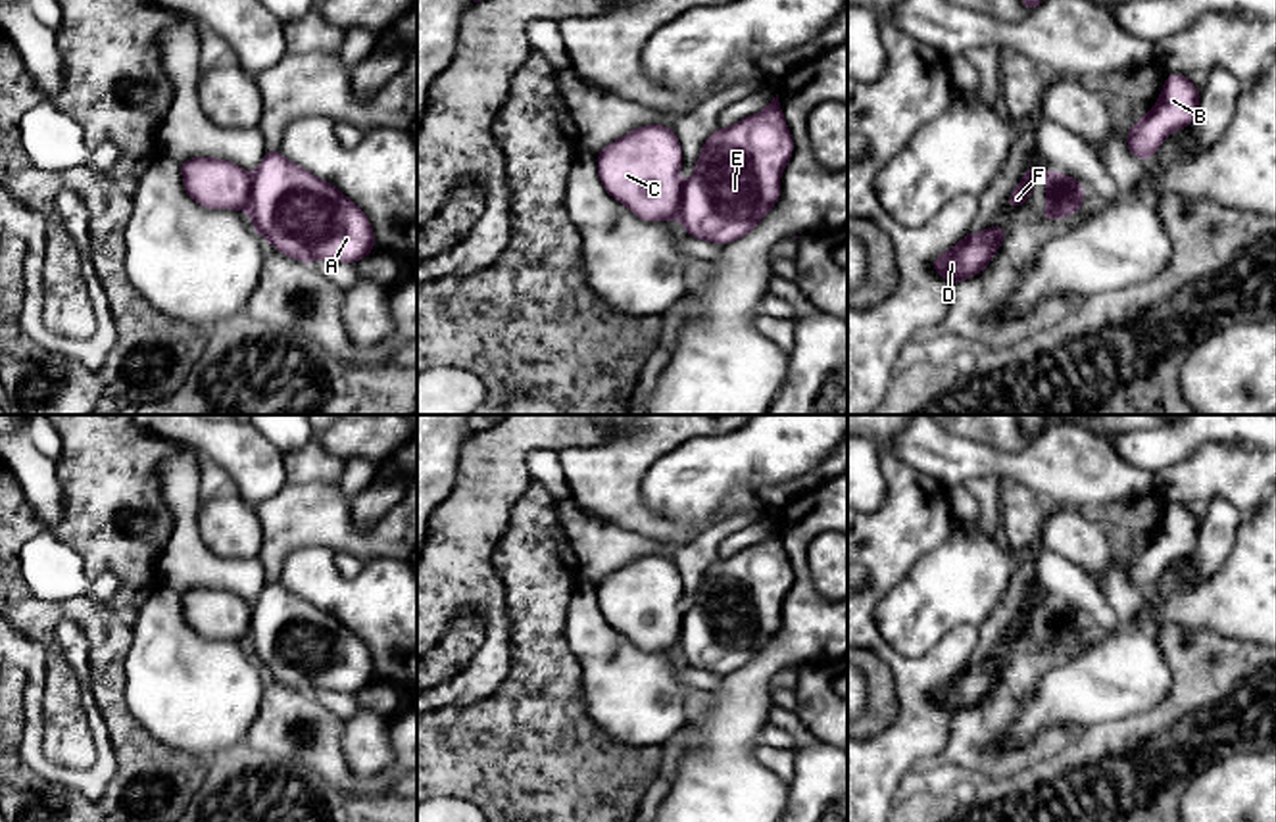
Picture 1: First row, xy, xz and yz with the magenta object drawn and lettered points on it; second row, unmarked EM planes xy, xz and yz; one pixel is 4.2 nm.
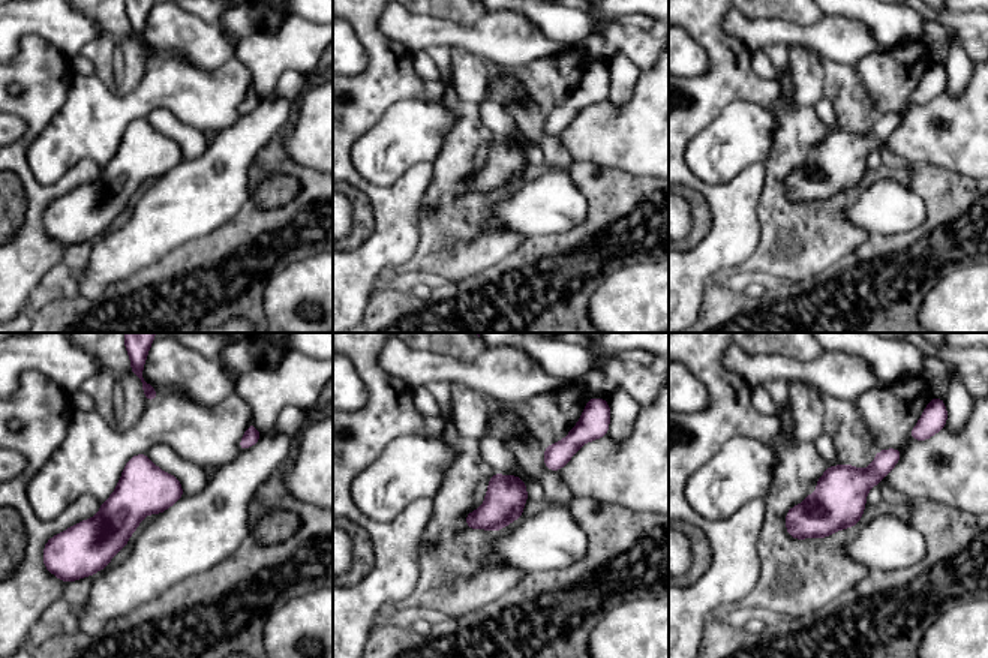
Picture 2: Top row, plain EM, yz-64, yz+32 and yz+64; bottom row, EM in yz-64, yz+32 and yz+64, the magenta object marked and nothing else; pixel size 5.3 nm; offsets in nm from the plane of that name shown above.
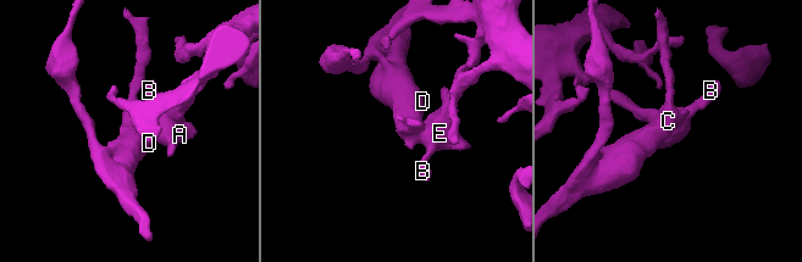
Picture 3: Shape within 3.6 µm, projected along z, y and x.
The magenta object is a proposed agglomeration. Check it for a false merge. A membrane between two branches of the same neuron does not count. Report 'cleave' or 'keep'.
cleave

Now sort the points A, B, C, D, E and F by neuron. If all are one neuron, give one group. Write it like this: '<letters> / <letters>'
A B E / C D F

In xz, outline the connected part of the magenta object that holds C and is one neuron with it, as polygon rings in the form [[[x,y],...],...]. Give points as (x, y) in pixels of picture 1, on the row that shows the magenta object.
[[[646,125],[605,146],[598,177],[607,194],[642,221],[678,219],[682,148],[675,129]]]

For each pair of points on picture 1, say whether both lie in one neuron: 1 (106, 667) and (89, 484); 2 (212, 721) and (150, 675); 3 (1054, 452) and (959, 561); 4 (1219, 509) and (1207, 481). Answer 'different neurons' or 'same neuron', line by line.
1: same neuron
2: same neuron
3: different neurons
4: different neurons

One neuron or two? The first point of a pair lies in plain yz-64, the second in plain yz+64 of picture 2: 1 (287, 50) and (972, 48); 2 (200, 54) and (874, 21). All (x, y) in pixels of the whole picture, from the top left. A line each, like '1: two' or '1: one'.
1: one
2: two

